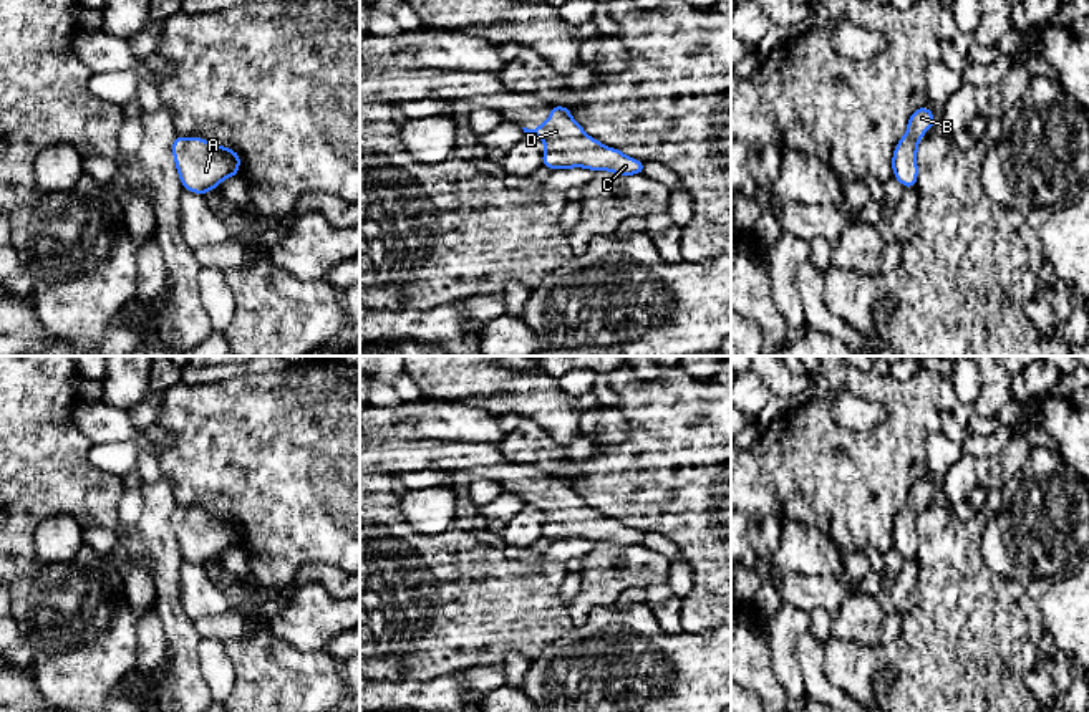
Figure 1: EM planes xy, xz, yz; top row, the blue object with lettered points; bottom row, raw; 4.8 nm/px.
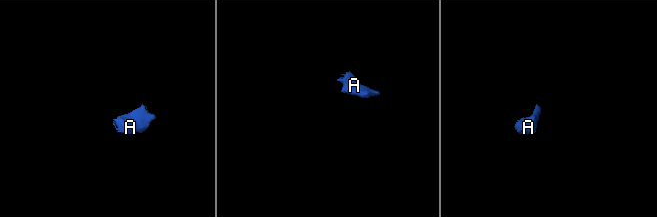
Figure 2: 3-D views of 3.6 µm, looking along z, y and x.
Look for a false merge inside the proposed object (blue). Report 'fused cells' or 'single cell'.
single cell

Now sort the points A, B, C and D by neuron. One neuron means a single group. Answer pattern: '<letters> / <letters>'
A B C D

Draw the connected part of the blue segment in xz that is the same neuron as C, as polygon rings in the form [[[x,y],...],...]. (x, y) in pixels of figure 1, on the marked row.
[[[552,106],[550,116],[542,126],[522,129],[544,141],[542,166],[552,171],[585,167],[620,176],[643,174],[645,162],[587,136],[565,106]]]

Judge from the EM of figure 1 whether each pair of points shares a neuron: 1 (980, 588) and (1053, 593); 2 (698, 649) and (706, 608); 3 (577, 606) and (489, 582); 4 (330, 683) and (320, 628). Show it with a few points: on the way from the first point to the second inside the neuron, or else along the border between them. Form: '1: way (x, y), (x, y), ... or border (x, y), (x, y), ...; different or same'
1: border (992, 570), (1021, 586), (1043, 626); different
2: border (713, 628), (705, 633), (683, 631); different
3: border (567, 605), (574, 626); different
4: border (285, 641), (300, 649), (324, 649); different

